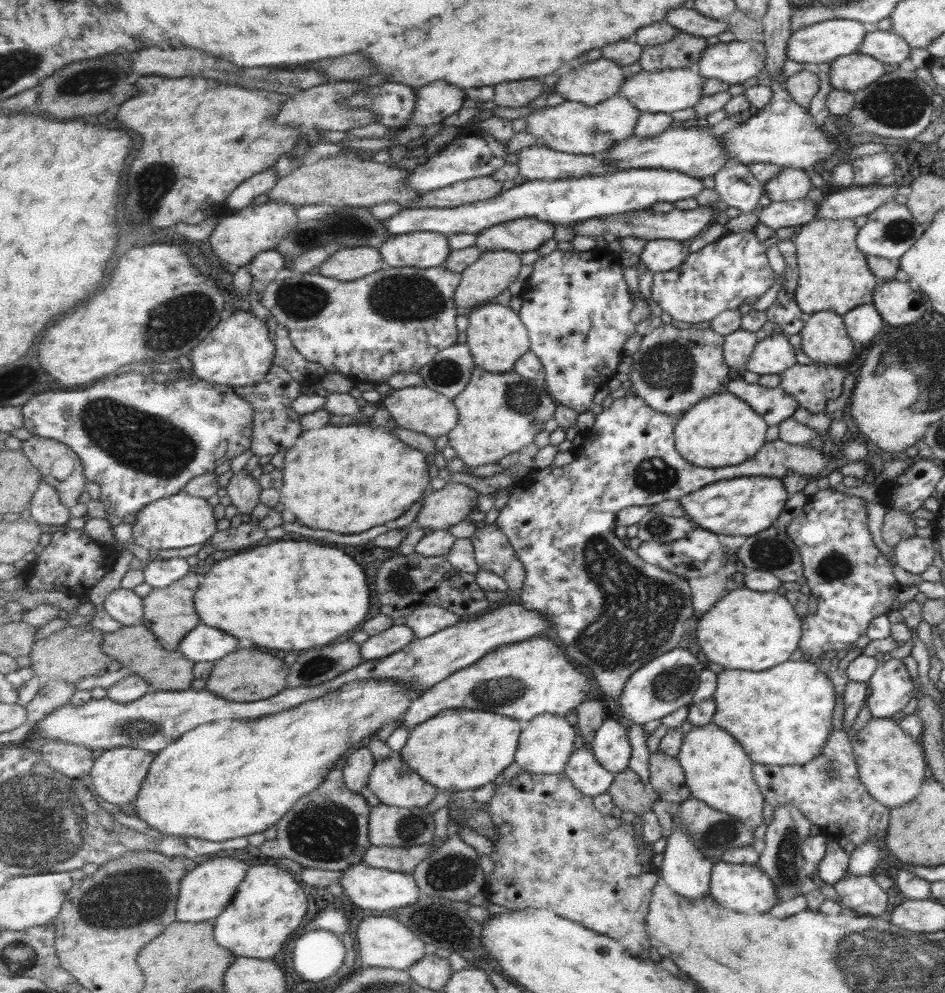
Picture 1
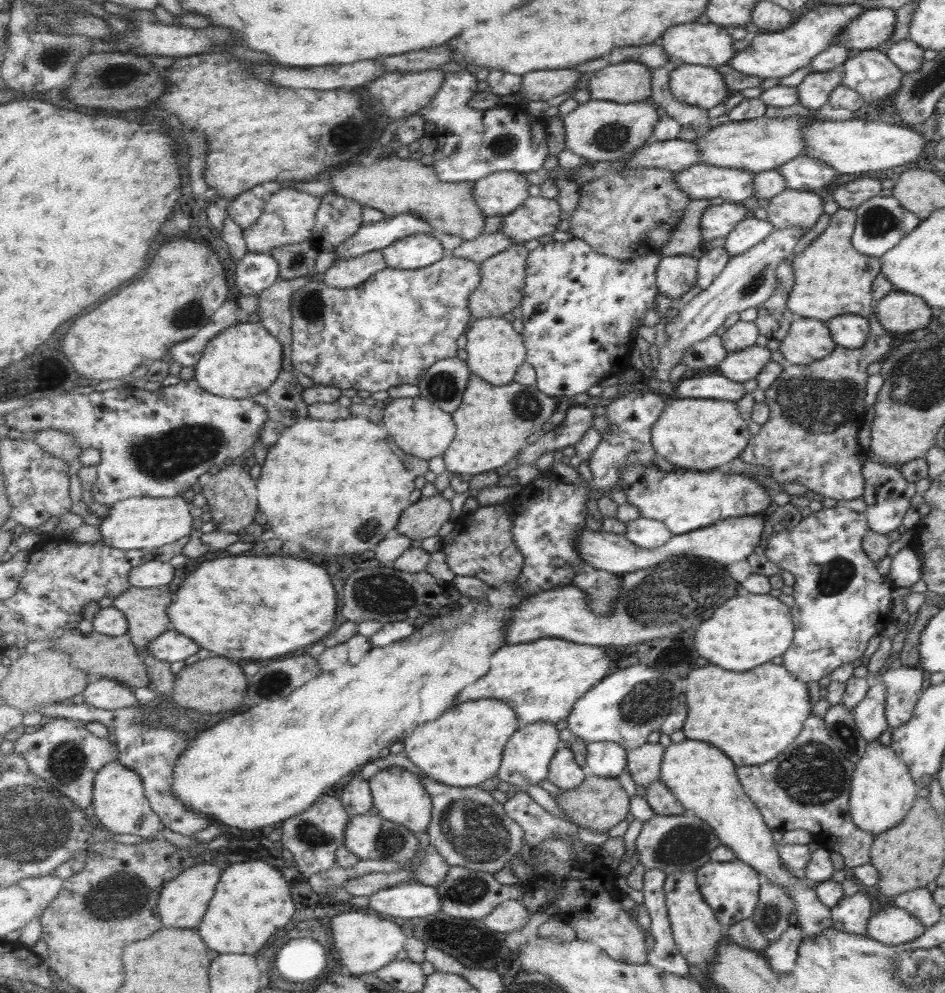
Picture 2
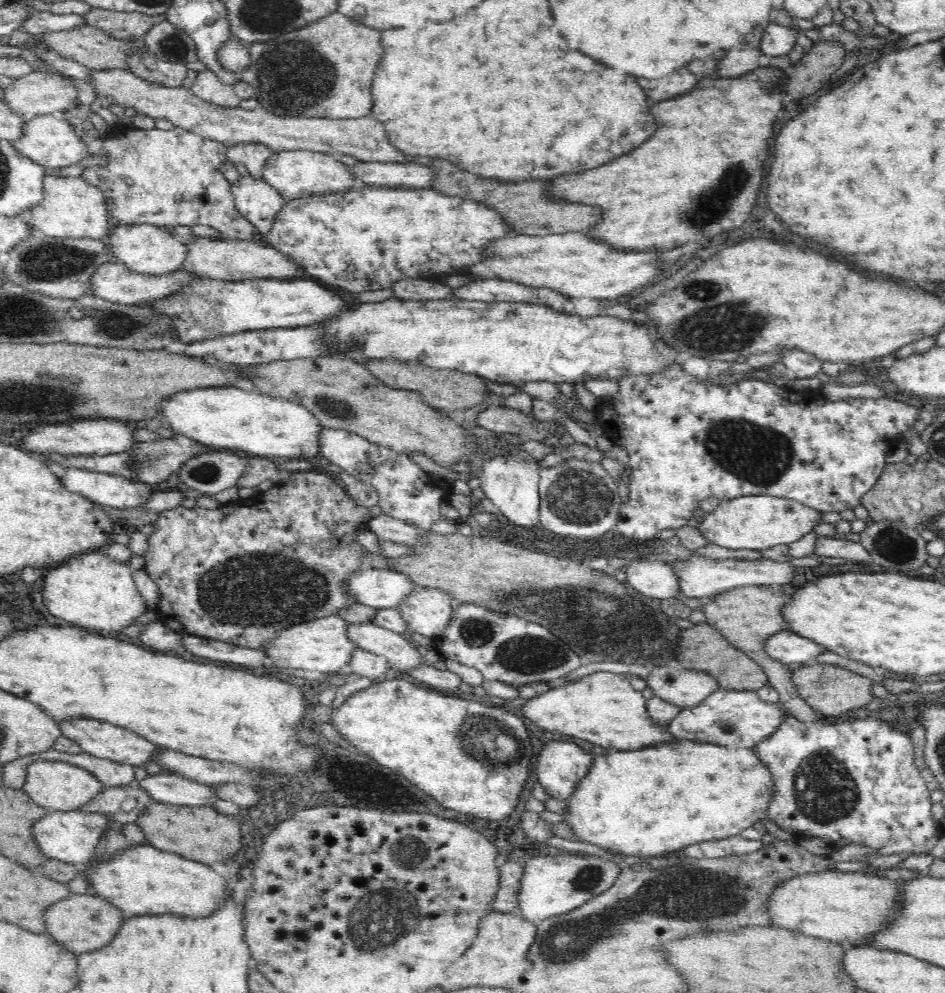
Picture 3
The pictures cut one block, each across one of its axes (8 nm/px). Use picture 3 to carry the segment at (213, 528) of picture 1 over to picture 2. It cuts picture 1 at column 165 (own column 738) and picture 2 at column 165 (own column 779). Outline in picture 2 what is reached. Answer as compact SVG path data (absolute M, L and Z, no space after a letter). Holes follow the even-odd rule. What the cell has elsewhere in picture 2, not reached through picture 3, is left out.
M181 496L168 498L138 497L122 500L110 509L99 529L104 543L124 550L162 548L190 536L197 528L192 503Z

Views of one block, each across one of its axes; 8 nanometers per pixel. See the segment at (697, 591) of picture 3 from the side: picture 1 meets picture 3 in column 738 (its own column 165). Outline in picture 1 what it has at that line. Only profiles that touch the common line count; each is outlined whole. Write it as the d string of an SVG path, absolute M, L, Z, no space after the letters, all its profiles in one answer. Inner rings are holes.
M157 558L144 567L146 582L153 588L168 588L188 576L192 567L186 558Z

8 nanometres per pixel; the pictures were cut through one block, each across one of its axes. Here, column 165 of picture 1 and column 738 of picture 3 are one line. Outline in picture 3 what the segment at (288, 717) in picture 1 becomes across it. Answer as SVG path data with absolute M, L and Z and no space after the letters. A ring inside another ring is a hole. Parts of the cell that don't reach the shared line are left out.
M680 740L674 745L651 747L641 751L614 752L606 756L594 756L588 772L579 780L574 790L565 798L566 810L562 814L562 822L570 828L572 838L584 844L594 844L600 848L608 848L614 852L630 854L630 856L664 856L684 846L704 842L704 840L722 840L729 836L739 835L742 830L753 826L758 820L767 817L768 801L771 797L772 781L759 758L750 749L721 748L710 744L699 744L688 740Z

